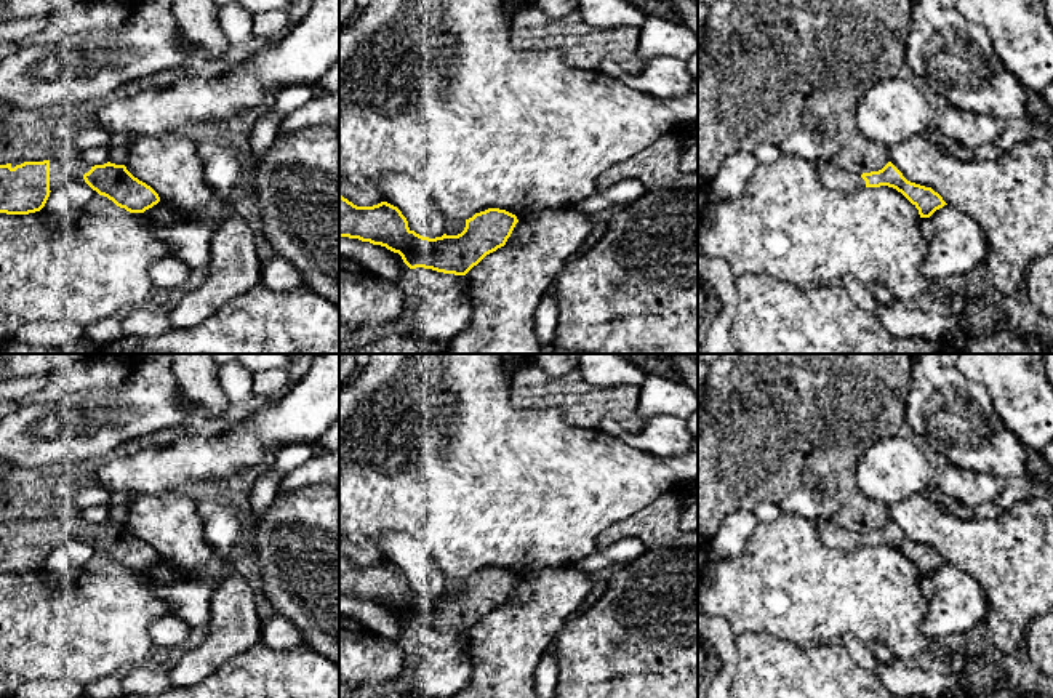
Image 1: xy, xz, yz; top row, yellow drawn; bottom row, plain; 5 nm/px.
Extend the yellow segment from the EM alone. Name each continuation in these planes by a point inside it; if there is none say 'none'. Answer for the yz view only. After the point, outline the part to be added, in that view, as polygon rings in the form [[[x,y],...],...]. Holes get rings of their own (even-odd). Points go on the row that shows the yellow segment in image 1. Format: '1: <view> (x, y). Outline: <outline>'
1: yz (832, 176). Outline: [[[815,160],[813,165],[821,183],[831,191],[853,192],[856,189],[866,187],[866,181],[859,173],[850,173],[826,160]]]

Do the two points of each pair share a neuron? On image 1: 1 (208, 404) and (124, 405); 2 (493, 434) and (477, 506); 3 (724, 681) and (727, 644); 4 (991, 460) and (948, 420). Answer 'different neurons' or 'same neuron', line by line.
1: different neurons
2: same neuron
3: same neuron
4: same neuron

